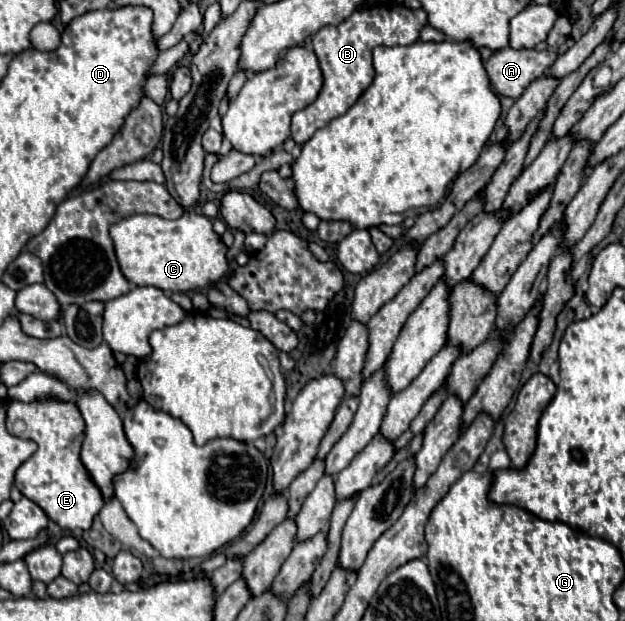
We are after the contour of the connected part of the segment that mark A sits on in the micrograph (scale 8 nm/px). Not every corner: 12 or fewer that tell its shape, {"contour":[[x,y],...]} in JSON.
{"contour":[[565,16],[549,34],[549,46],[507,46],[485,62],[497,94],[517,100],[557,58],[567,34]]}

